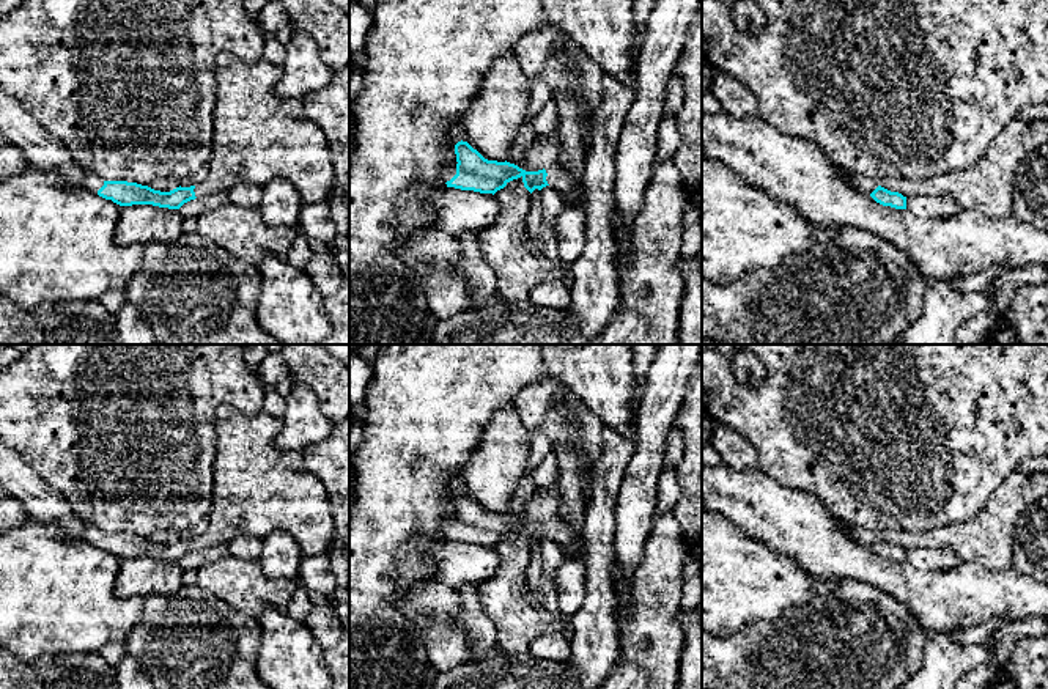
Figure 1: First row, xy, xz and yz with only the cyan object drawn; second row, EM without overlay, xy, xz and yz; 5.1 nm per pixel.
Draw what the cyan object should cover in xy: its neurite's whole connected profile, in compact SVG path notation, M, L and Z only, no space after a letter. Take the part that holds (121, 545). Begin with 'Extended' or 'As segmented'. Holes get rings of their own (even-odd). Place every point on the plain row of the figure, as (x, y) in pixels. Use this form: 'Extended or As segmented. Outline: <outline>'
Extended. Outline: M230 406L216 411L212 508L203 535L161 544L137 535L104 533L87 524L83 540L120 558L153 557L179 562L190 552L228 544L241 535L264 538L272 530L283 530L296 540L304 557L327 552L335 532L332 499L321 480L302 466L301 453L283 451L275 445L280 429L282 418L266 412L249 415Z

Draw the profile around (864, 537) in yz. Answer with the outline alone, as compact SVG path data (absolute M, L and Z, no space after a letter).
M842 524L842 529L851 540L864 546L872 546L880 538L880 535L872 530L858 529L847 524Z

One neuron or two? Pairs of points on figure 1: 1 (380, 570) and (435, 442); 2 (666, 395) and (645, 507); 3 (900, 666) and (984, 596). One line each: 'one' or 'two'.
1: one
2: one
3: two

